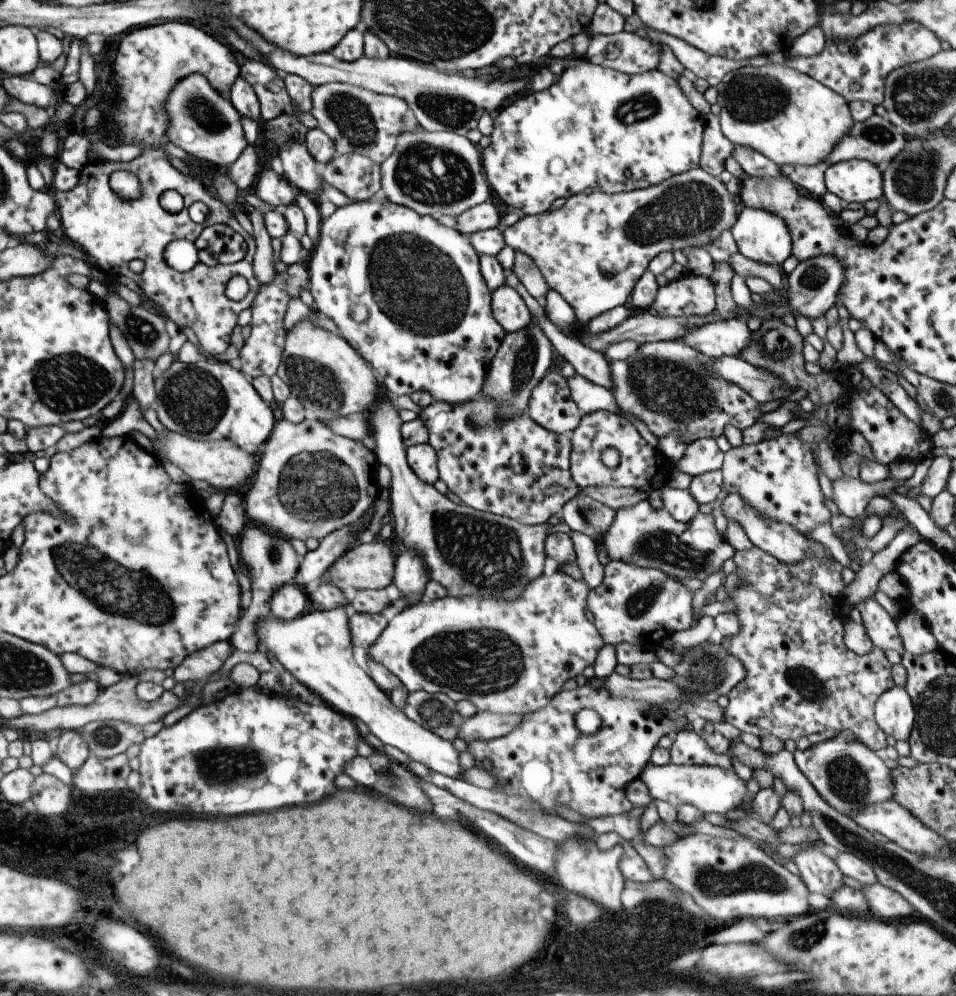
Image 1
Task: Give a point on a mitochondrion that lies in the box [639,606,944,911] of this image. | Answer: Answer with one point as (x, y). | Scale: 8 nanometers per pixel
(752, 876)

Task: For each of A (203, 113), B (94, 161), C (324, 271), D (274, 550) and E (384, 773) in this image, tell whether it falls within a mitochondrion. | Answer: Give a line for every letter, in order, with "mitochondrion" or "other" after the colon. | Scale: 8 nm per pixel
A: mitochondrion
B: other
C: other
D: mitochondrion
E: mitochondrion

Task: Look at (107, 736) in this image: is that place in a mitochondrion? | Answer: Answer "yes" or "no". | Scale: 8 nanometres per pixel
yes

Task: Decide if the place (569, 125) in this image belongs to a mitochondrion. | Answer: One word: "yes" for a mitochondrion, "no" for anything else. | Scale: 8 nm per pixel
yes

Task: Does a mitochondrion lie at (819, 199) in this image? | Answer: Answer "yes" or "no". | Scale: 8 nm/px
no

